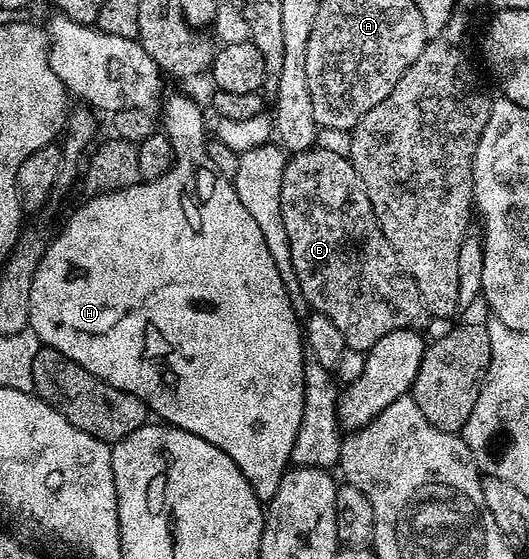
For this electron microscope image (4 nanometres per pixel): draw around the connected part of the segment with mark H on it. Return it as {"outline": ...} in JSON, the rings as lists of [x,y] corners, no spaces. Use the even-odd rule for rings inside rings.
{"outline":[[[168,95],[166,99],[162,101],[161,112],[164,112],[167,116],[191,116],[191,128],[187,128],[183,132],[183,136],[187,140],[176,139],[174,141],[175,158],[171,169],[165,174],[161,174],[161,178],[157,178],[156,180],[145,180],[138,184],[134,184],[133,186],[129,186],[125,190],[106,192],[100,196],[84,199],[84,204],[64,222],[63,229],[61,229],[55,237],[53,235],[50,237],[45,254],[41,258],[41,262],[33,274],[33,290],[29,290],[29,318],[31,319],[29,328],[39,336],[46,347],[57,350],[61,354],[65,354],[65,358],[73,358],[73,362],[77,362],[77,366],[85,366],[85,370],[89,370],[89,374],[93,374],[97,378],[109,382],[109,386],[117,386],[117,390],[125,390],[129,394],[141,398],[141,402],[145,402],[148,409],[150,409],[154,415],[155,412],[159,415],[156,417],[158,417],[160,421],[170,424],[172,428],[185,430],[189,434],[197,434],[197,438],[205,438],[205,442],[213,442],[213,446],[217,446],[217,450],[225,450],[225,454],[229,454],[229,458],[233,458],[233,462],[237,462],[237,470],[241,470],[241,474],[245,474],[249,486],[253,486],[253,494],[257,494],[257,498],[260,502],[266,502],[273,498],[273,494],[277,494],[277,486],[281,482],[281,478],[284,474],[287,473],[288,467],[291,464],[293,442],[297,442],[297,430],[301,430],[301,414],[305,410],[305,378],[303,377],[303,365],[305,363],[305,332],[301,327],[300,313],[289,302],[289,294],[281,282],[281,274],[277,274],[277,262],[273,262],[273,254],[269,254],[269,246],[265,246],[265,237],[261,234],[261,229],[257,226],[257,221],[253,219],[253,214],[249,214],[249,210],[245,210],[245,206],[241,206],[241,198],[237,198],[234,183],[232,183],[228,177],[226,180],[226,178],[215,169],[215,164],[211,161],[211,156],[207,153],[206,146],[199,144],[203,140],[203,112],[199,109],[198,102],[190,100],[187,96],[170,96],[171,95]]]}

